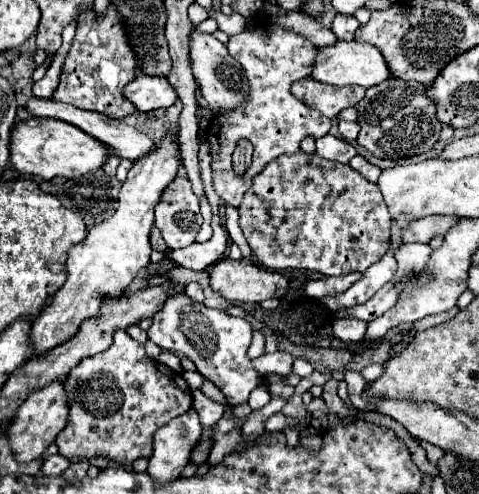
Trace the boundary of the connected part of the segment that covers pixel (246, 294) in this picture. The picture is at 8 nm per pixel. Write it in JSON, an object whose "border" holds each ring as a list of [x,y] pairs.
{"border":[[[224,257],[210,271],[210,287],[232,303],[262,303],[266,299],[282,299],[288,291],[288,279],[278,271],[270,271],[254,263],[252,259],[232,261],[230,257]]]}

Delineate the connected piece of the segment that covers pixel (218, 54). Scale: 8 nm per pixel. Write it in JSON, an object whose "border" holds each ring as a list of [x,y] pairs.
{"border":[[[198,29],[192,31],[192,35],[190,35],[190,61],[192,61],[194,79],[198,81],[202,95],[214,113],[230,111],[232,107],[238,107],[240,103],[244,103],[246,93],[248,93],[248,81],[244,79],[244,69],[240,67],[240,63],[236,63],[228,55],[226,45],[222,45],[214,35],[204,35]]]}

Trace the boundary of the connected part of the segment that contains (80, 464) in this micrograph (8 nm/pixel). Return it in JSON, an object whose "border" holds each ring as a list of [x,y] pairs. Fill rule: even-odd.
{"border":[[[76,461],[64,471],[64,477],[86,477],[86,471],[88,471],[88,461]]]}

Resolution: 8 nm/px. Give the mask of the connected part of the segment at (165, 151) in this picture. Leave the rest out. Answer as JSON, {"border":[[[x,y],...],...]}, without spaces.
{"border":[[[166,135],[160,147],[156,147],[156,151],[148,155],[148,159],[140,159],[140,163],[132,165],[128,179],[120,189],[118,209],[108,221],[110,225],[92,227],[86,239],[68,251],[68,263],[66,263],[68,279],[62,285],[62,289],[52,297],[50,307],[46,307],[32,325],[30,337],[36,347],[36,353],[44,353],[64,343],[64,339],[76,335],[84,319],[96,315],[96,311],[100,311],[100,307],[108,299],[122,295],[136,277],[136,273],[150,263],[150,253],[152,253],[150,229],[154,225],[154,207],[160,201],[164,187],[170,181],[174,181],[178,167],[180,167],[180,151],[172,135]]]}

